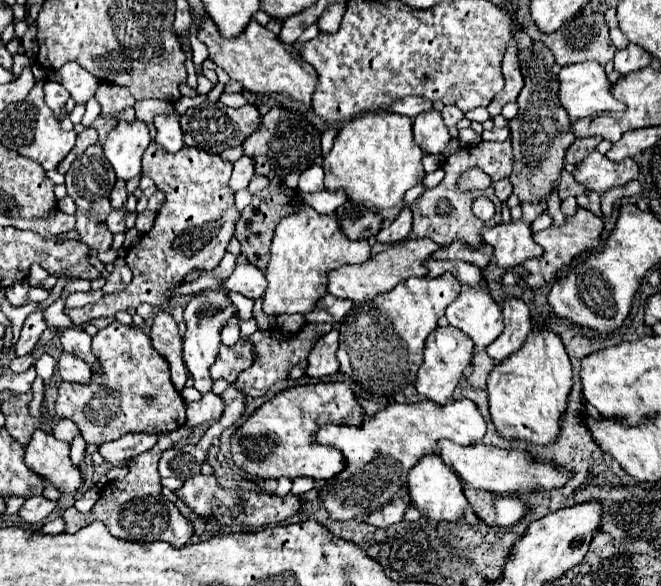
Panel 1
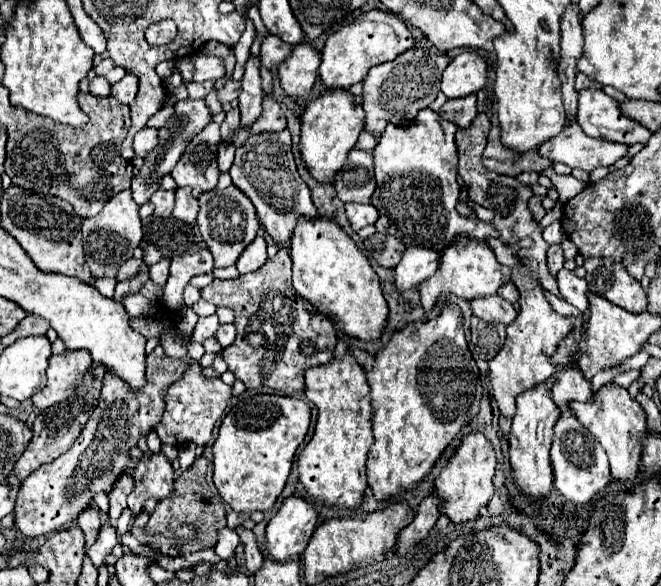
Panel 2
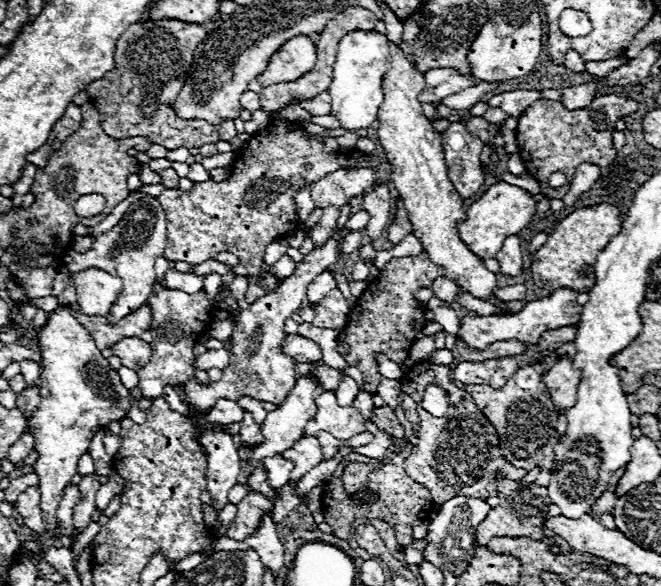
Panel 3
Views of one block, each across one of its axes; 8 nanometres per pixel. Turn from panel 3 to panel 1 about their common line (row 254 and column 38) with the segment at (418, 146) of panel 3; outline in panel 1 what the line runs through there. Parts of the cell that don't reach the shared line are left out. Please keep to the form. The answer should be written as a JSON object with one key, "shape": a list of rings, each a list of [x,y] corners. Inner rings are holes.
{"shape":[[[36,430],[32,434],[30,444],[26,446],[26,464],[28,468],[32,468],[32,472],[50,482],[60,494],[74,494],[82,486],[82,472],[70,460],[70,444],[56,440],[52,434],[44,430]]]}

